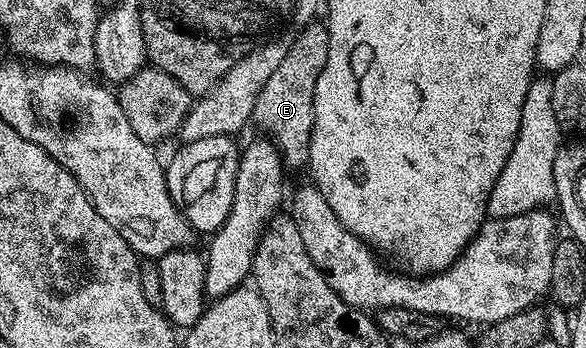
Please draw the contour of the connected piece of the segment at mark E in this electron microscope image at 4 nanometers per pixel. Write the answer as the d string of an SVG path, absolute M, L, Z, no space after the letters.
M310 22L306 29L299 34L298 37L293 37L288 46L288 54L284 54L284 59L280 61L280 66L276 66L276 71L273 72L272 78L268 78L268 82L264 82L264 90L260 90L260 98L256 98L256 106L254 107L254 114L252 117L253 123L258 123L259 133L265 134L269 139L273 140L274 145L278 148L278 152L282 155L283 165L287 169L302 168L305 169L310 163L310 139L312 138L312 130L314 129L314 91L316 90L316 78L320 78L320 70L324 70L324 62L328 62L328 42L330 35L326 29L325 23Z

